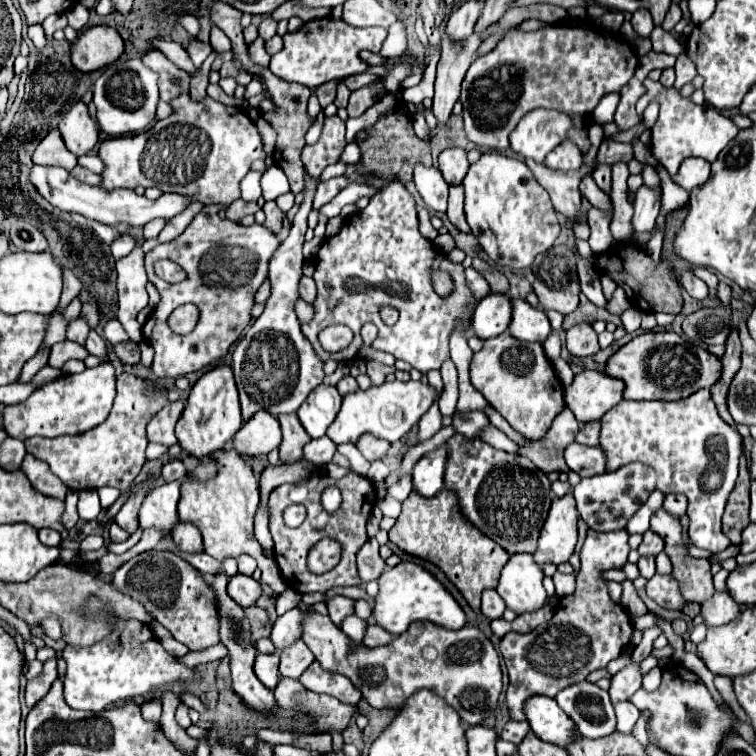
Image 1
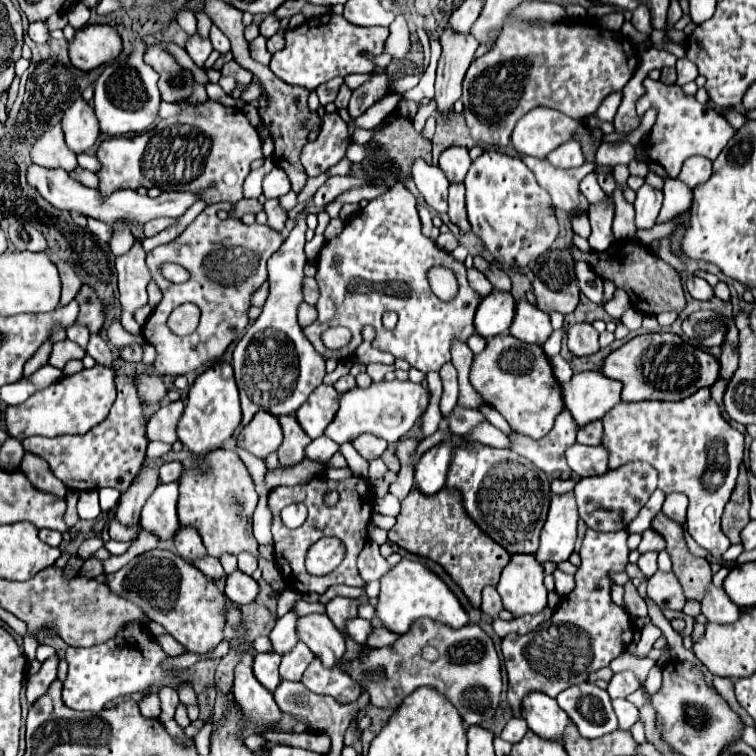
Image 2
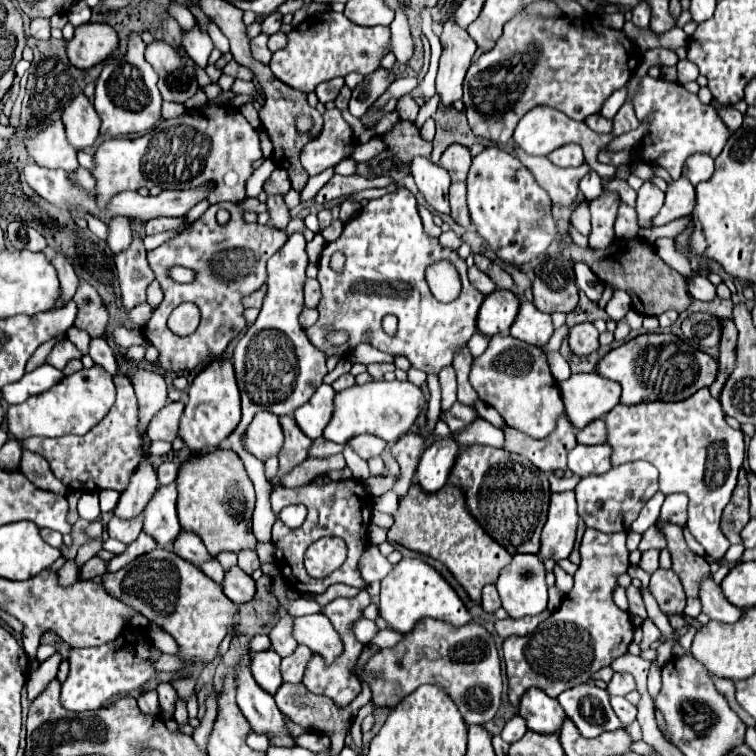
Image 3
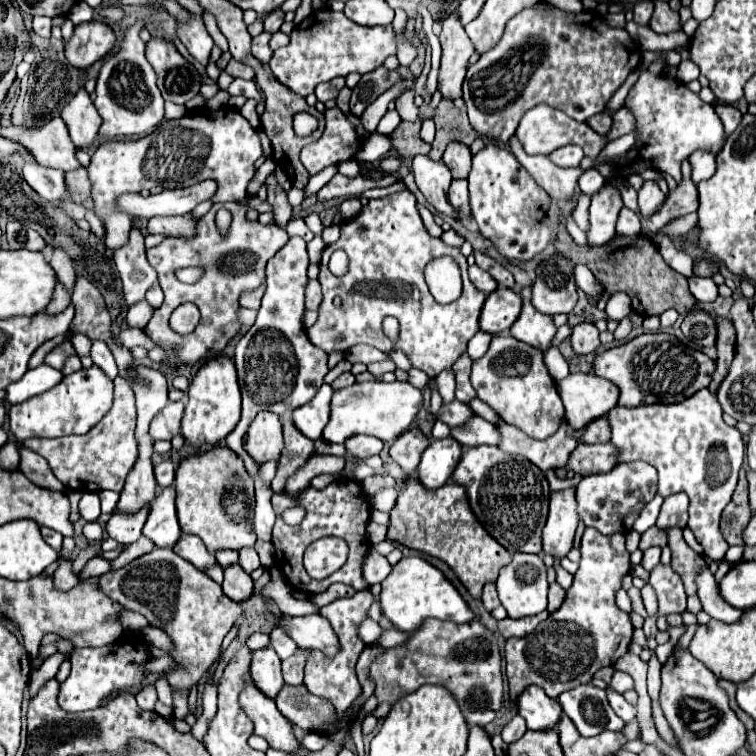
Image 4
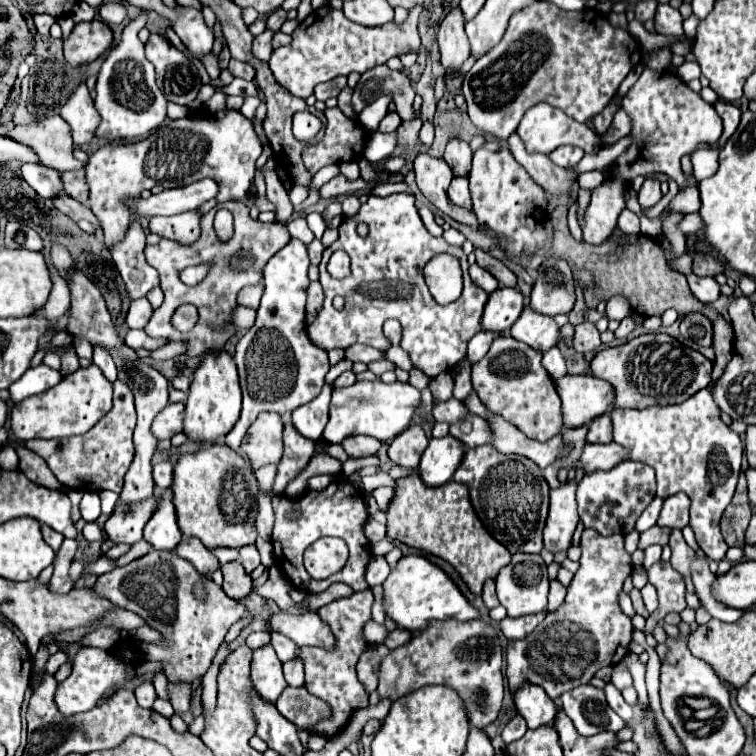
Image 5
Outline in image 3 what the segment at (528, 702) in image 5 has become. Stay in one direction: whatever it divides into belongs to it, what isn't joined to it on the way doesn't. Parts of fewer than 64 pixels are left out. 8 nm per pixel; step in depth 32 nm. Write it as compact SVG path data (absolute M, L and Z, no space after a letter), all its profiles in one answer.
M532 688L520 700L520 716L526 720L528 728L538 734L560 734L560 728L566 720L564 710L558 700L546 696L542 690Z

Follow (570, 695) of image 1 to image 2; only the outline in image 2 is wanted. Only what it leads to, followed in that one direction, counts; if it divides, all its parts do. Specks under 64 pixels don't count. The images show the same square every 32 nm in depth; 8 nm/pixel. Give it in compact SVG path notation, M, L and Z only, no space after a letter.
M582 682L562 690L556 700L584 738L600 738L618 728L608 692L592 682Z

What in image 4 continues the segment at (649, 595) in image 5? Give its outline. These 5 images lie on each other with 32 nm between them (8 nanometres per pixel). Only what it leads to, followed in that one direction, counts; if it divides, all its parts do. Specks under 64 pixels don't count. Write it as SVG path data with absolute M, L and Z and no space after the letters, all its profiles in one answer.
M648 583L640 590L640 592L648 615L654 616L655 612L658 611L658 601L654 589Z

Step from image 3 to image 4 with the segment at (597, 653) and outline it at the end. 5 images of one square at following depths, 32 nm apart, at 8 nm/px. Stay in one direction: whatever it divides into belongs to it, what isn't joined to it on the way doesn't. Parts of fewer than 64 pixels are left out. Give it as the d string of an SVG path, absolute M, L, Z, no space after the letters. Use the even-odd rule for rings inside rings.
M586 528L580 552L580 568L574 574L574 584L568 590L562 606L552 612L542 624L538 624L534 634L506 640L504 658L512 702L516 702L528 686L540 686L544 692L548 692L550 698L558 698L568 688L588 684L596 670L612 666L620 656L628 652L634 626L630 622L630 616L622 612L614 602L620 580L630 570L630 554L624 546L624 534L604 536L594 528ZM542 674L568 676L568 680Z

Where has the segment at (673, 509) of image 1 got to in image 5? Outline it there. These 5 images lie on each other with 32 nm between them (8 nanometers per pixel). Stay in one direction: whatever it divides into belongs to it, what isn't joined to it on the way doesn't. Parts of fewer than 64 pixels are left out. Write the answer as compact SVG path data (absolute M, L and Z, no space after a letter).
M682 492L668 496L664 500L660 518L658 518L658 526L666 526L666 528L684 528L688 524L688 508L690 508L690 498Z

